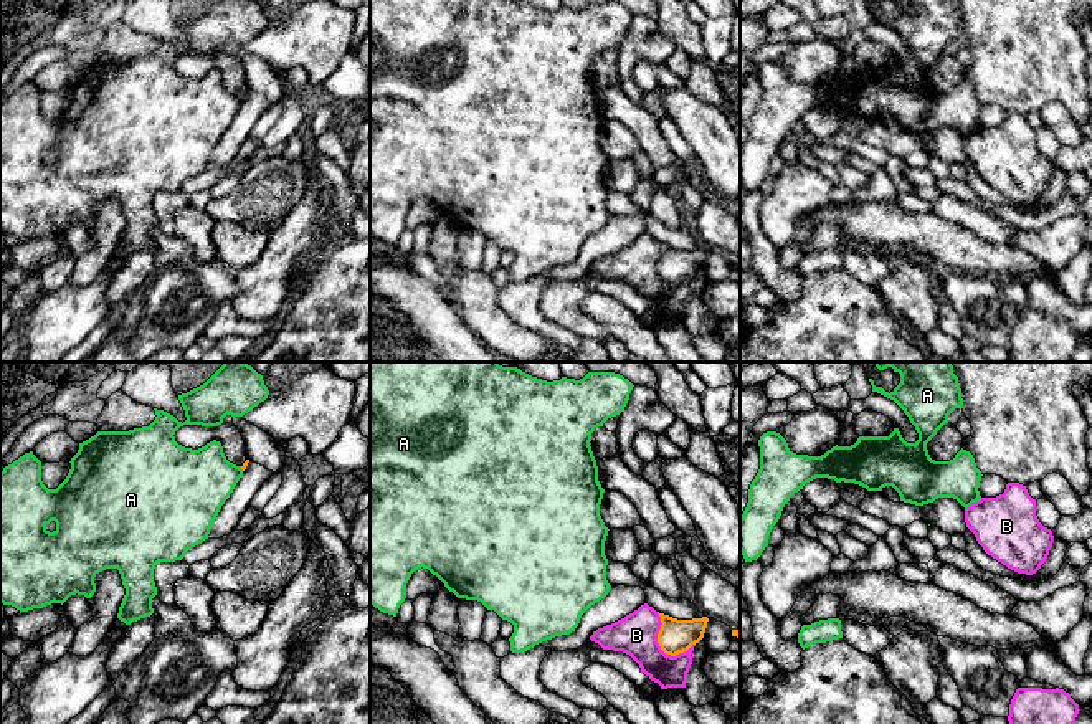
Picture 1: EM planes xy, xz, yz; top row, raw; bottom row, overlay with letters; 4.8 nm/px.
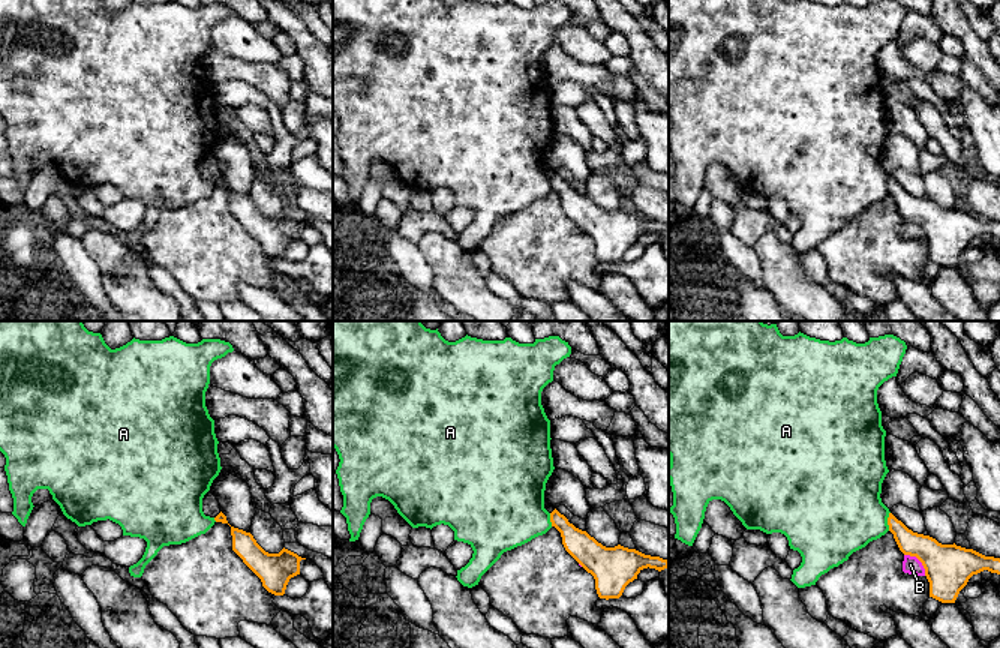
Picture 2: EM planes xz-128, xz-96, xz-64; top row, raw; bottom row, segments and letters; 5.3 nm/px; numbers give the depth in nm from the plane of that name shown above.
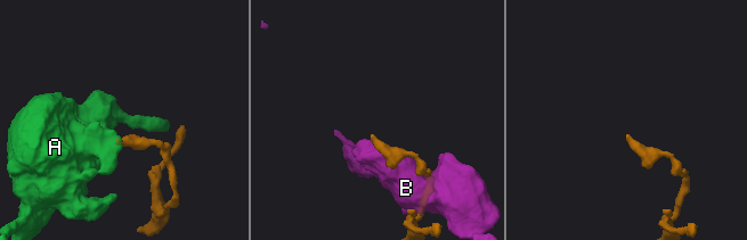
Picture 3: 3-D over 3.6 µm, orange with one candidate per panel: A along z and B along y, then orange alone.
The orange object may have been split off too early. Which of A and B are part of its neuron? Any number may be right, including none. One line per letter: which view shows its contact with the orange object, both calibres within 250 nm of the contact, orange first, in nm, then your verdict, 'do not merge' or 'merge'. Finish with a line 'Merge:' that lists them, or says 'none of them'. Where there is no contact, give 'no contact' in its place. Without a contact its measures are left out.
A: meets orange in xy; 20 nm thick on the orange side, 340 nm on the other; do not merge
B: meets orange in xz; 160 nm thick on the orange side, 200 nm on the other; do not merge
Merge: none of them

